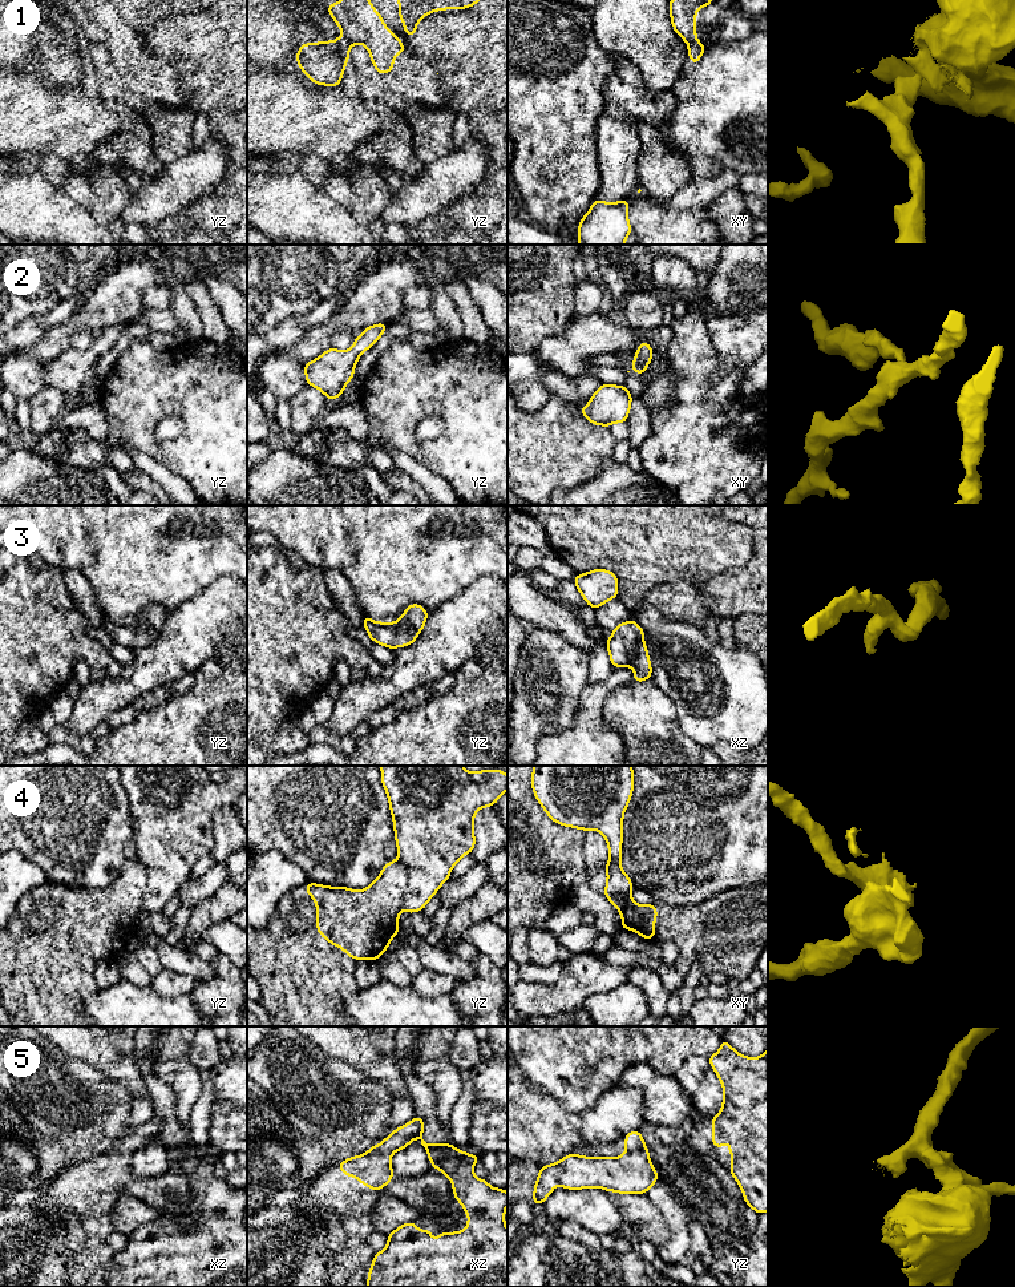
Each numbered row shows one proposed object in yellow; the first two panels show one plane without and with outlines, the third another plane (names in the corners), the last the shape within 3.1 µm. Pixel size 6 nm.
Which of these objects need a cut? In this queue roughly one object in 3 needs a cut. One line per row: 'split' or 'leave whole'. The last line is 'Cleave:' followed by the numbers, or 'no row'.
1: split
2: leave whole
3: leave whole
4: split
5: split
Cleave: 1, 4, 5

